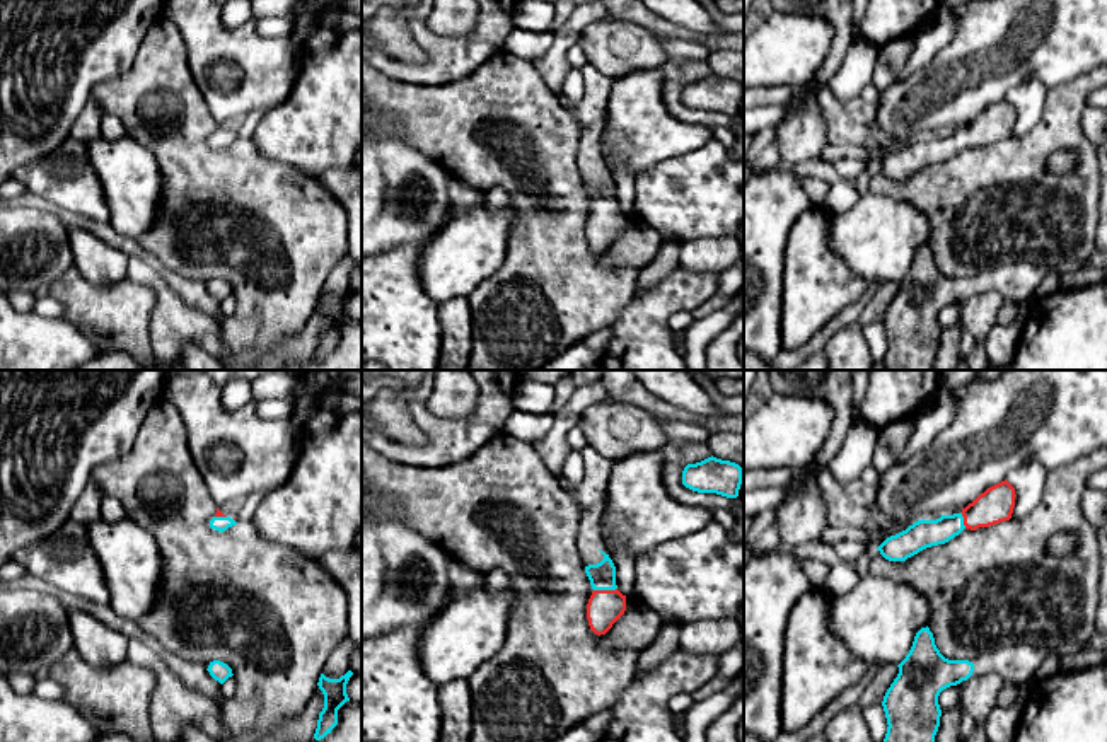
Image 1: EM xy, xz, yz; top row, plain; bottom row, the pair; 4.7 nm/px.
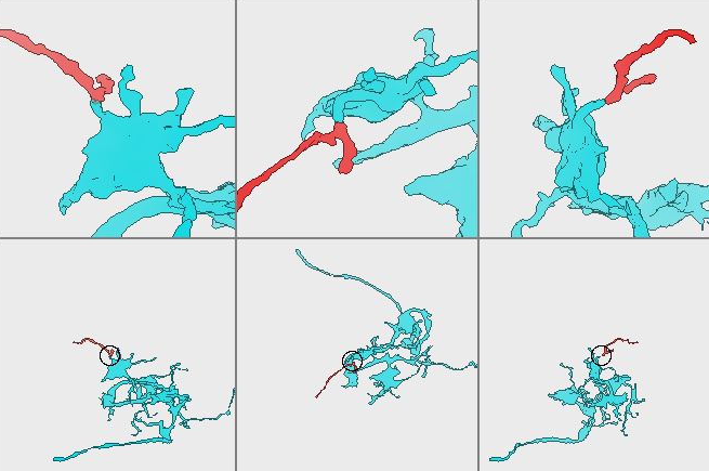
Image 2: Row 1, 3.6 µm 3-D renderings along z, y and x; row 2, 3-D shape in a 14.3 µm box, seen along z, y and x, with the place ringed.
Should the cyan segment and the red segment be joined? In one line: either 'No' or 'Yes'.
Yes

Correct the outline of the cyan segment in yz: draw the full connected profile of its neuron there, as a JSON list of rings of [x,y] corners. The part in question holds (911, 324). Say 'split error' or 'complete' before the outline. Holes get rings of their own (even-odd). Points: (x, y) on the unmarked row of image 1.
split error; [[[921,246],[882,319],[889,343],[885,370],[935,370],[942,334],[938,314],[943,307],[988,290],[996,290],[1006,302],[1029,304],[1049,271],[1020,261],[969,278],[948,278],[936,266],[930,246]]]

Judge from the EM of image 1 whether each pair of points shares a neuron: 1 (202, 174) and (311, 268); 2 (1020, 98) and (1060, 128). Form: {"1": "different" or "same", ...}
{"1": "same", "2": "different"}

